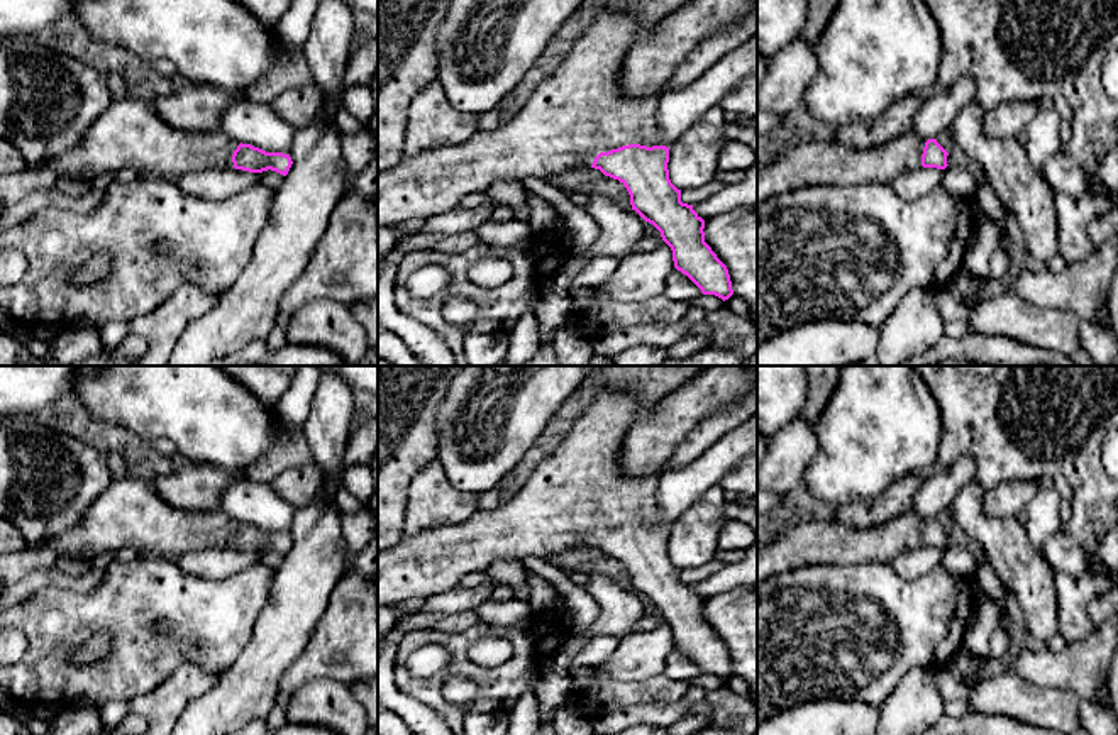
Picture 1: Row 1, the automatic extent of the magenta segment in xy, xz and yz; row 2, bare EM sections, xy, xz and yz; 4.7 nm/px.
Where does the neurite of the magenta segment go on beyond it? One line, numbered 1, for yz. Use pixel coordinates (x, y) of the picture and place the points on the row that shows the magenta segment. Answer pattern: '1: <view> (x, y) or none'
1: yz (817, 163)

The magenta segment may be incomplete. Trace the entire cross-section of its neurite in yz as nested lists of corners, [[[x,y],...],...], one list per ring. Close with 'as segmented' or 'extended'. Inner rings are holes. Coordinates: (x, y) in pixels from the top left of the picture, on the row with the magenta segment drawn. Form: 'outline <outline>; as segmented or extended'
outline [[[915,132],[864,151],[833,139],[800,144],[757,169],[757,205],[808,186],[891,183],[894,176],[922,166],[945,169],[947,156],[937,139],[925,141]]]; extended

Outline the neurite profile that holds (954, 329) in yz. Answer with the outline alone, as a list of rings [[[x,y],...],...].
[[[947,320],[944,325],[944,335],[949,339],[960,339],[971,334],[967,320]]]

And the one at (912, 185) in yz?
[[[918,168],[915,171],[901,173],[889,183],[896,195],[905,202],[915,202],[935,190],[940,190],[944,169]]]

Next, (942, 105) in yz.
[[[962,76],[950,86],[935,86],[913,117],[913,130],[918,137],[935,139],[949,130],[962,108],[977,100],[977,86],[972,76]]]

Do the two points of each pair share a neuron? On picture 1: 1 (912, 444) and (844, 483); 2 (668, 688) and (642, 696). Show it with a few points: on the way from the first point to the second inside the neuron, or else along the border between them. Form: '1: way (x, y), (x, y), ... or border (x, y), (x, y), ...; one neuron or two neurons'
1: way (895, 444), (883, 444), (861, 466); one neuron
2: way (661, 690), (649, 691); one neuron

